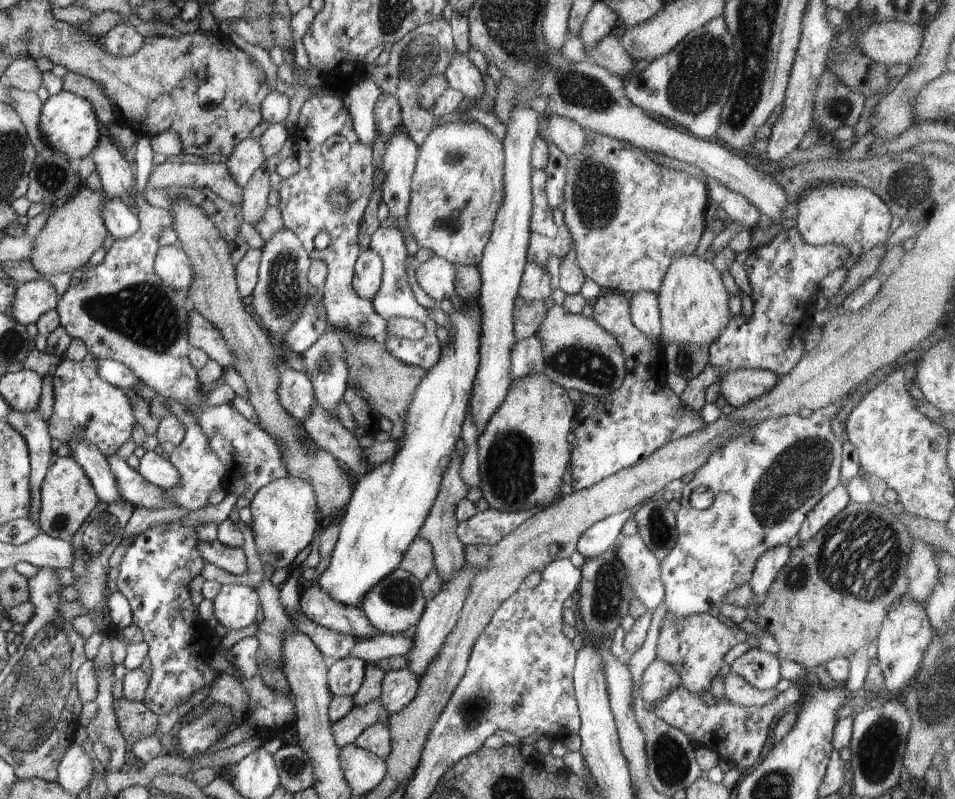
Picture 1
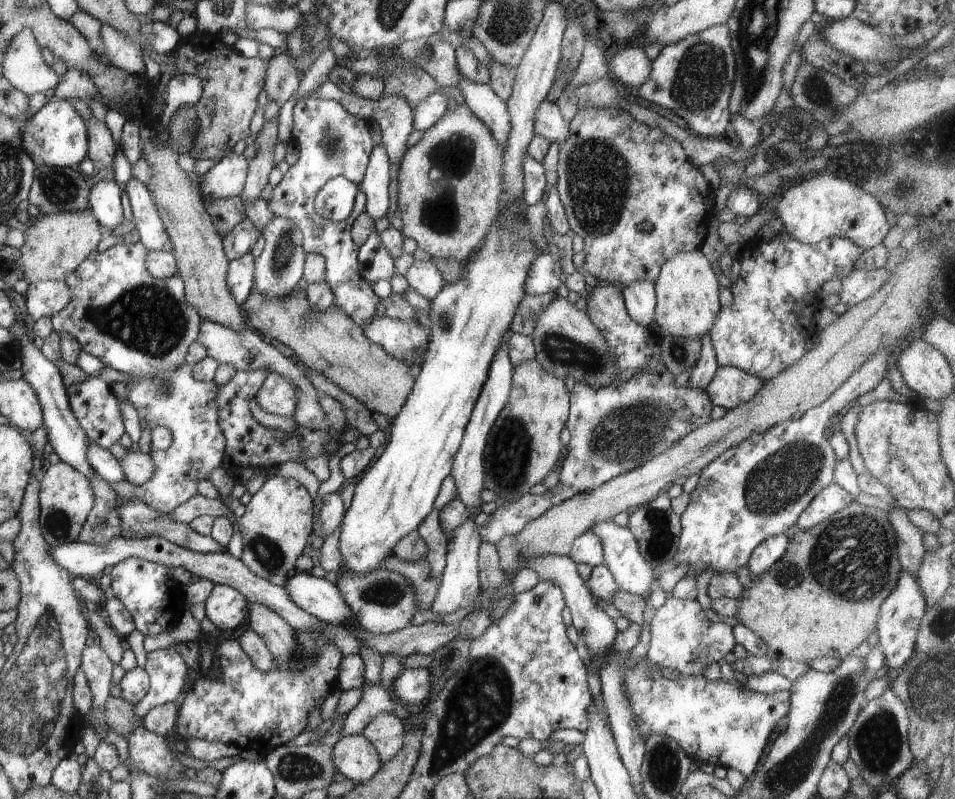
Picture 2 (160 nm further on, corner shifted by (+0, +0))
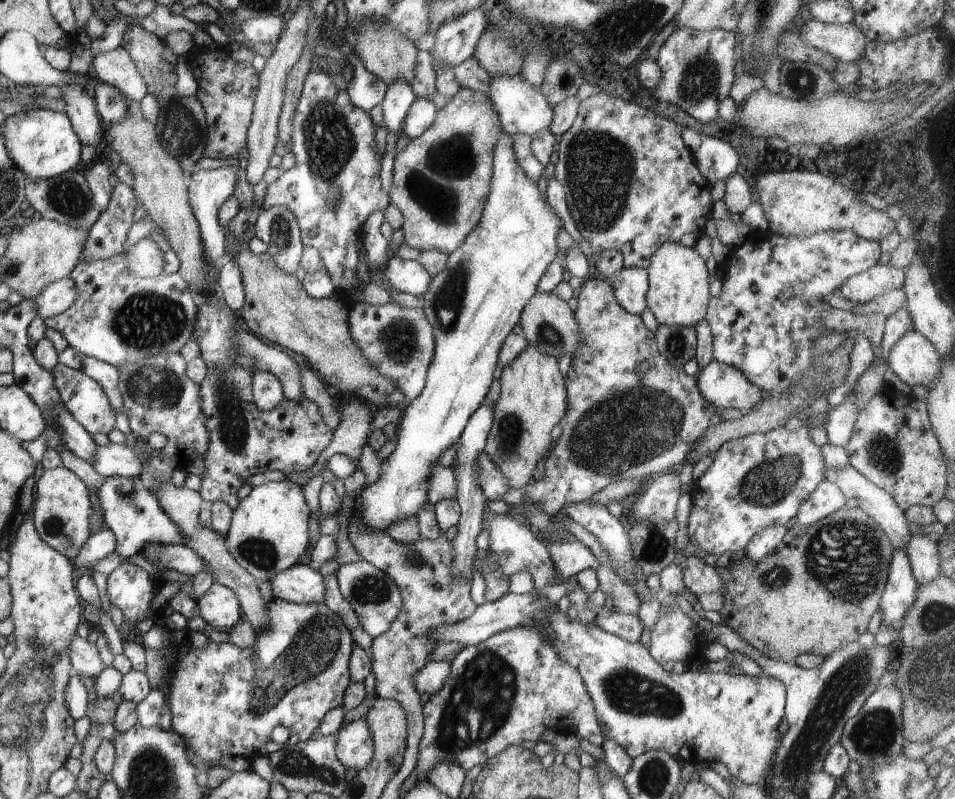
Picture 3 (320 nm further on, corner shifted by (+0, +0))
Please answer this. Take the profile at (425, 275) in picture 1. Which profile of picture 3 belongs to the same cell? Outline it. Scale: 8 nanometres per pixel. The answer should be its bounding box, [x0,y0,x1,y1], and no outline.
[384,257,432,295]

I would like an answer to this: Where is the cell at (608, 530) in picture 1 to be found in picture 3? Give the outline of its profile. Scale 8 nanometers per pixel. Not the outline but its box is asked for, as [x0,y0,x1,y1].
[547,541,601,579]

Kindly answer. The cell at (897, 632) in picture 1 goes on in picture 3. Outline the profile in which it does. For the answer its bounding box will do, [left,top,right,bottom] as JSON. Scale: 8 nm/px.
[879,549,919,630]

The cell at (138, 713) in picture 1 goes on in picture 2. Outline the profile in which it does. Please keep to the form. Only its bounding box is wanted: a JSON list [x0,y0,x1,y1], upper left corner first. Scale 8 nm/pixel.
[105,697,142,737]

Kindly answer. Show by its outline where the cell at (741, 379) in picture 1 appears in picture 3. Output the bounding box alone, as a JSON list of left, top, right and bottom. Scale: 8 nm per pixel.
[696,359,764,411]

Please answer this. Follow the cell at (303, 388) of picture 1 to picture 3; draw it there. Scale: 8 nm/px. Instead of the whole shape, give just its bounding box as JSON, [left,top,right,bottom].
[251,370,286,411]

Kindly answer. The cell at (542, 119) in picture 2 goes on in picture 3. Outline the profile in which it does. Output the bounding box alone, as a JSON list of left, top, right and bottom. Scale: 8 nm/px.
[486,73,554,136]

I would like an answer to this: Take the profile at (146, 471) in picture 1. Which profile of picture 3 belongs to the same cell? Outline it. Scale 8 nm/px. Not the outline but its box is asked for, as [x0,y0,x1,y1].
[92,442,144,477]

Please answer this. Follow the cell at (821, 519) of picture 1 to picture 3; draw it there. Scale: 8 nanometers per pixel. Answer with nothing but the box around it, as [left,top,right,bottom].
[796,479,847,527]

